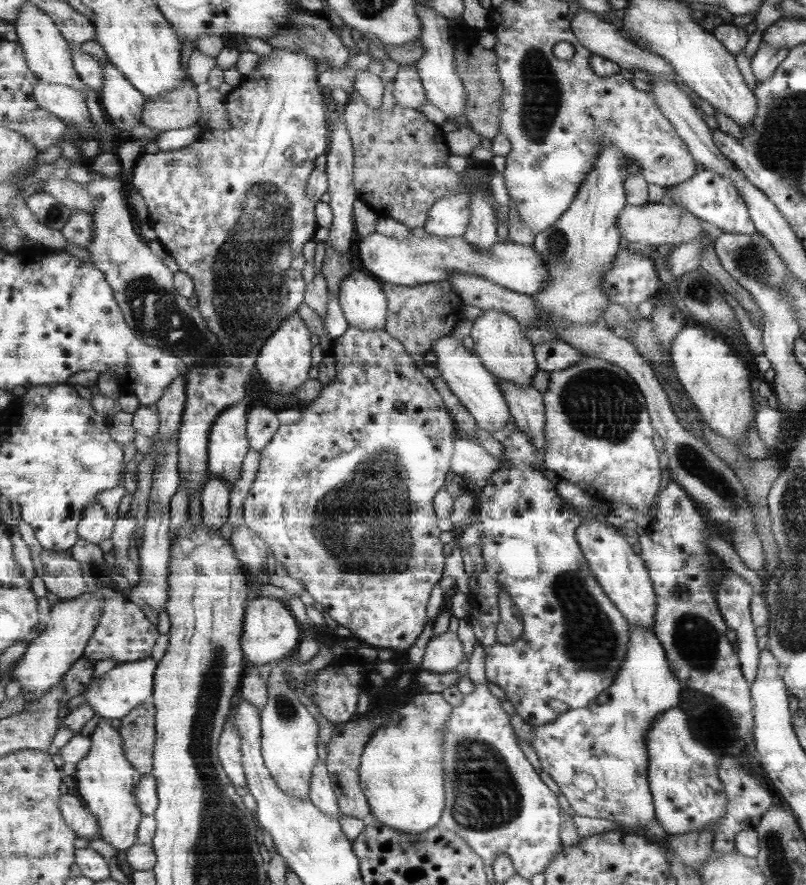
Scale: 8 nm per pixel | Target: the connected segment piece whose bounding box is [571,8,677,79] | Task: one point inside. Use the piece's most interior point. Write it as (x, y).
(600, 36)

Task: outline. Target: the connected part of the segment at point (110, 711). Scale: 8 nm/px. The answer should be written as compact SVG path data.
M152 657L137 662L119 663L109 674L93 680L81 696L87 698L86 705L90 705L99 717L121 720L139 706L154 702L154 680L158 663Z

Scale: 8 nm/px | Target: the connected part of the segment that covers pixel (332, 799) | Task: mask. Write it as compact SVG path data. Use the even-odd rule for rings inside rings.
M323 761L318 762L314 769L314 775L310 790L310 799L315 806L321 808L325 815L329 815L331 819L339 819L341 808L339 808L339 799L334 789L331 773L328 771L327 765Z

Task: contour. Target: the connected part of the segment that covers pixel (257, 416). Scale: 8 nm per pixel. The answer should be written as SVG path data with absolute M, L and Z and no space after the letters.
M251 400L251 405L248 410L248 437L251 449L263 452L271 440L273 440L275 434L277 434L280 426L277 413L273 409L263 406L263 404L253 404Z

